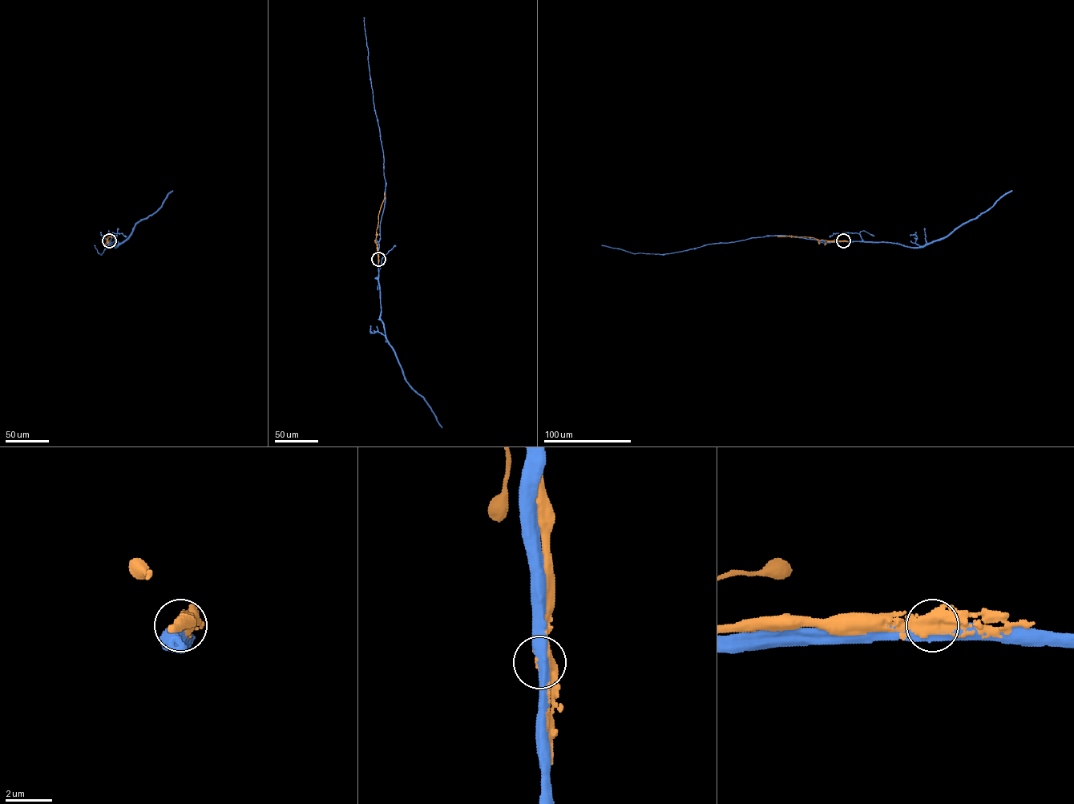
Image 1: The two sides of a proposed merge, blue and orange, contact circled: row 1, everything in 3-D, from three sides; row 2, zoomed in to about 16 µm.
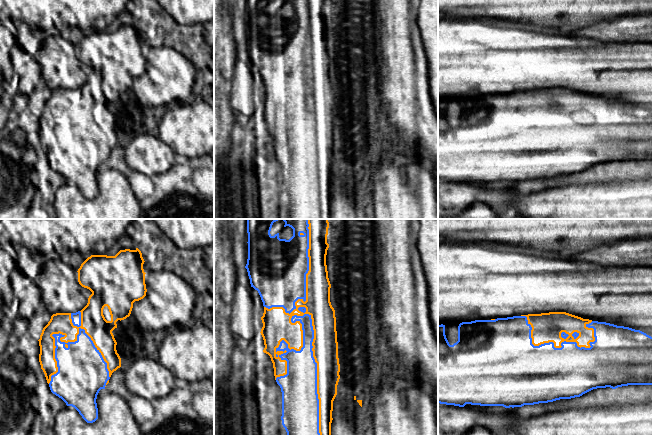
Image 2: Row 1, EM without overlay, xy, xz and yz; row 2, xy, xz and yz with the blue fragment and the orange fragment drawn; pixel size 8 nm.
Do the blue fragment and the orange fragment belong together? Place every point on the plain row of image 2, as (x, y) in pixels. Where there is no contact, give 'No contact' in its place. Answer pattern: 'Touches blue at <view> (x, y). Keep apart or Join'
Touches blue at xz (312, 103). Keep apart

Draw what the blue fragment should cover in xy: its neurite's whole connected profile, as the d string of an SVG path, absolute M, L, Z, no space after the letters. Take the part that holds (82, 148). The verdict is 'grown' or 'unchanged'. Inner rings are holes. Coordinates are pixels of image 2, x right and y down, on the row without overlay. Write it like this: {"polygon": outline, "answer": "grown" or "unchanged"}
{"polygon": "M84 105L75 118L61 118L65 111L53 110L58 148L49 159L53 170L74 183L87 199L98 195L97 171L110 155L107 139Z", "answer": "unchanged"}

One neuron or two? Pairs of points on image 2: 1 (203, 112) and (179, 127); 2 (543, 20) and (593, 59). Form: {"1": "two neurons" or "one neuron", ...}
{"1": "one neuron", "2": "two neurons"}

